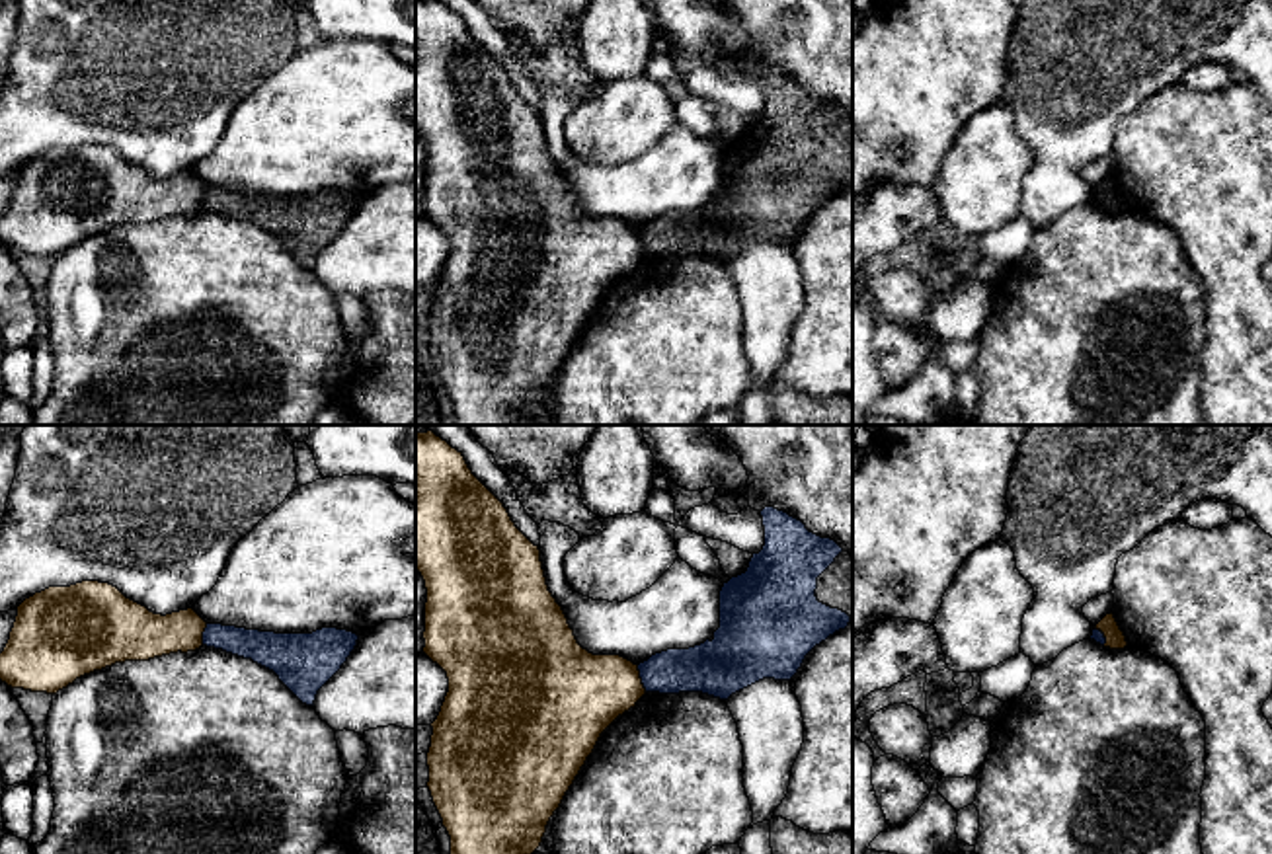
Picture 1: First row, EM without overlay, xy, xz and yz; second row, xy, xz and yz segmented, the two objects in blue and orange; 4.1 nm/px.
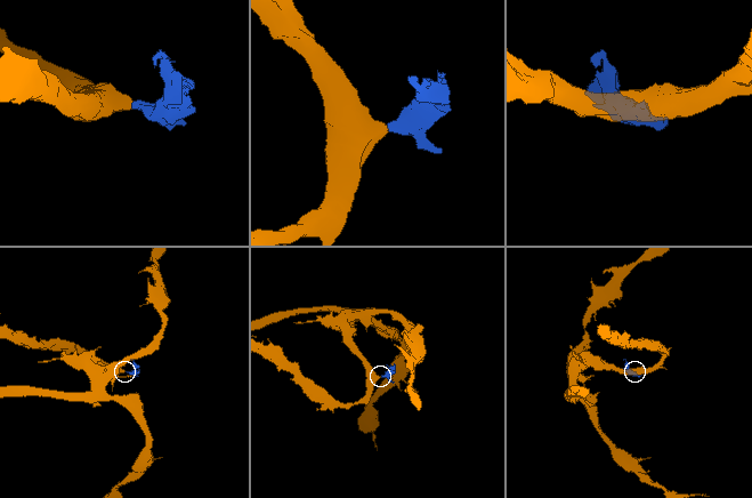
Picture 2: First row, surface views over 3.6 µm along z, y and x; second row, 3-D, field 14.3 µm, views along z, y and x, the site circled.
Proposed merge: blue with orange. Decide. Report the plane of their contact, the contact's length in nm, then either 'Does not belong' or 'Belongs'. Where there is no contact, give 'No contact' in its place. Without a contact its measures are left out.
Touches blue in xz. Shared border 120 nm. Does not belong

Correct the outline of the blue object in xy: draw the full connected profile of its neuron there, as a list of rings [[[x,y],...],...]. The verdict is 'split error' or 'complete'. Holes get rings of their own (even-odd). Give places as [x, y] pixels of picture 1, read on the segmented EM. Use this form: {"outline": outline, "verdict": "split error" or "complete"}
{"outline": [[[207,624],[203,645],[252,659],[273,671],[306,706],[341,669],[359,636],[347,630],[322,628],[312,634],[275,634],[236,626]]], "verdict": "complete"}

